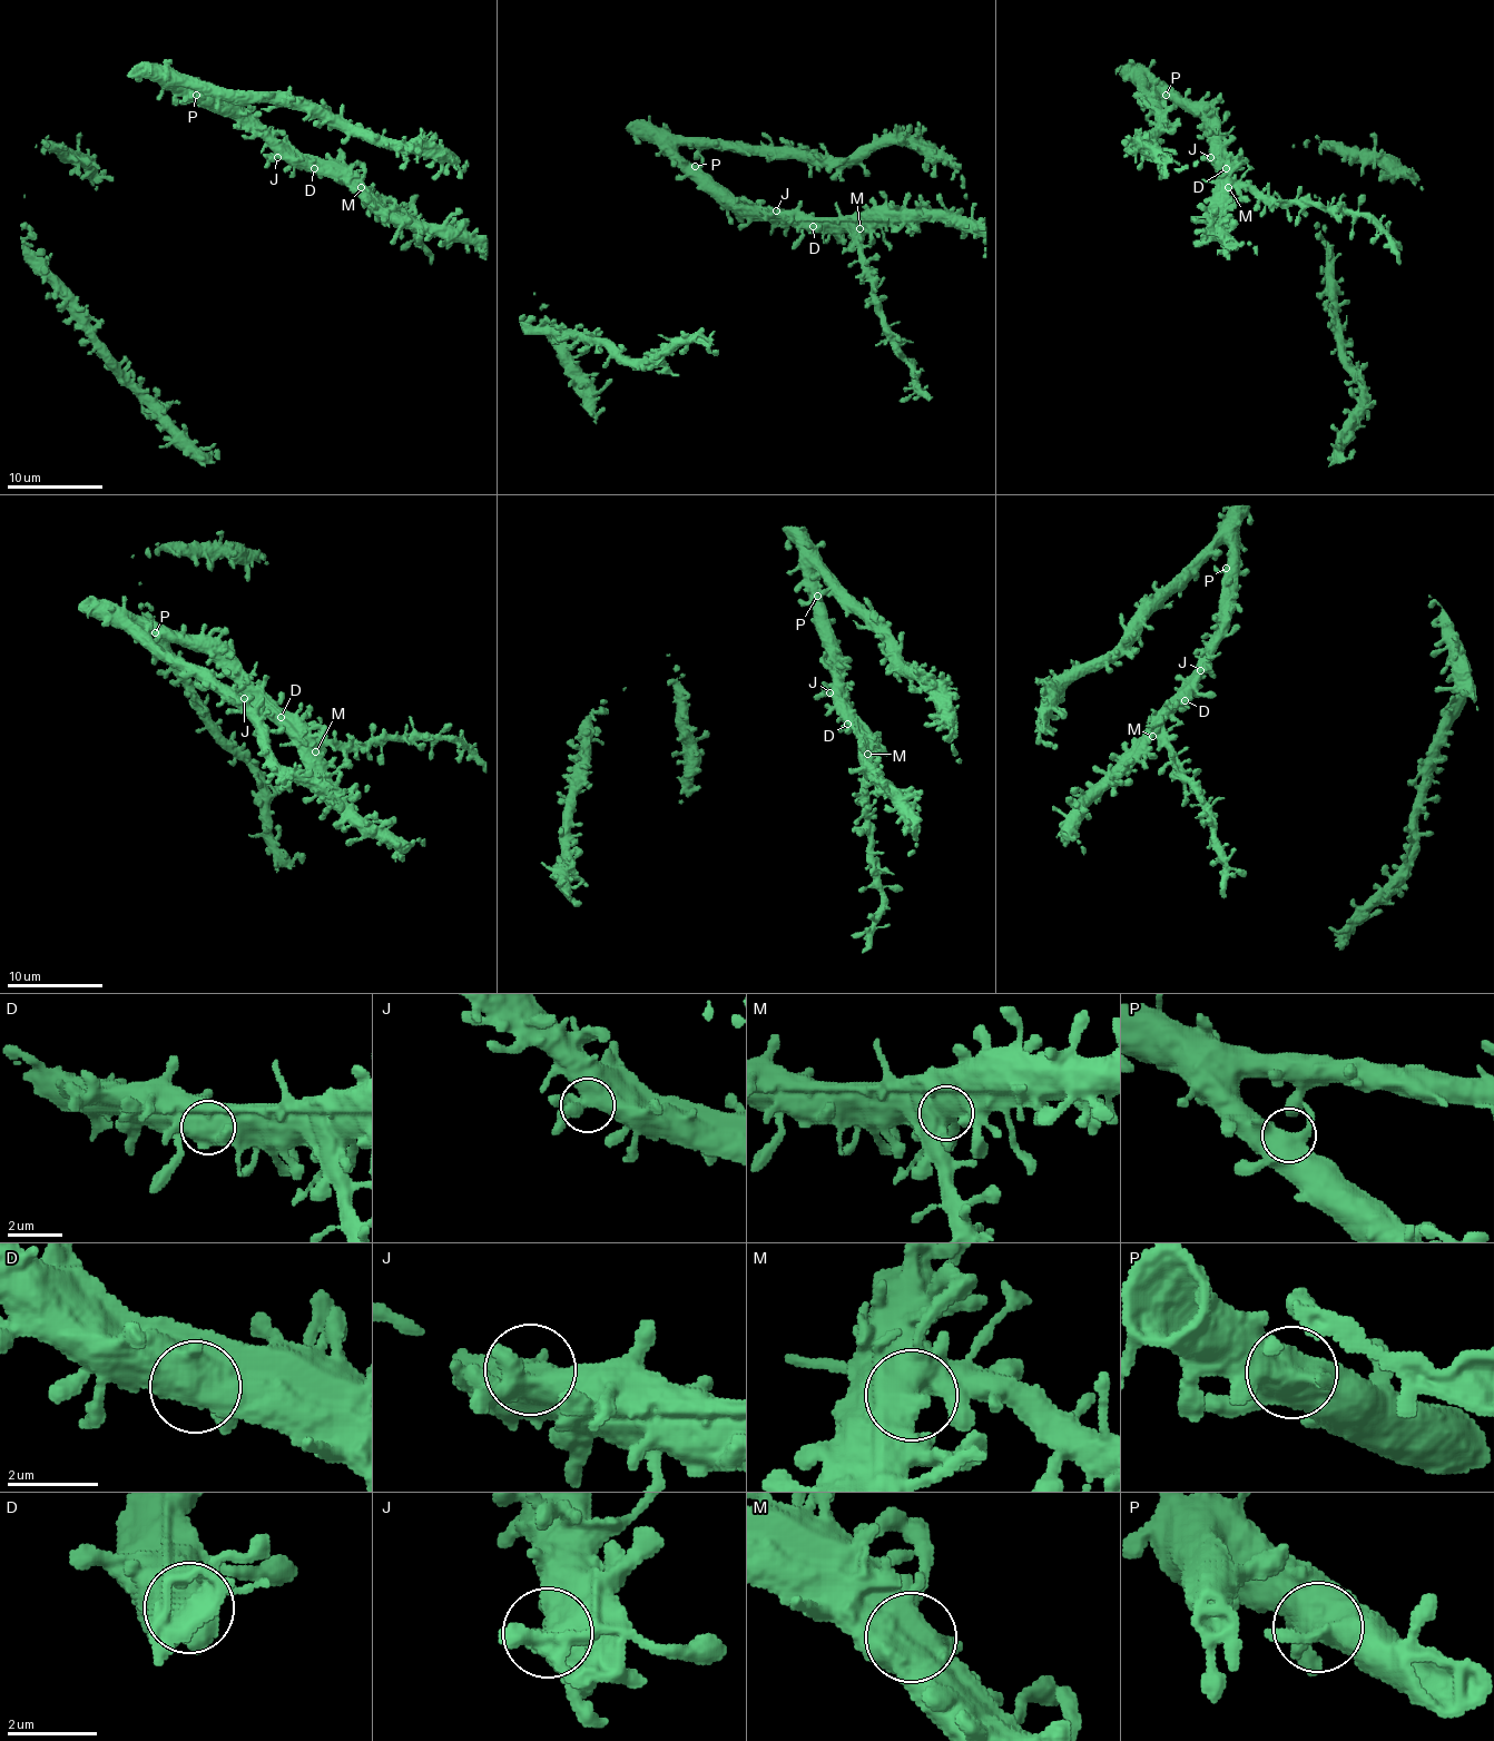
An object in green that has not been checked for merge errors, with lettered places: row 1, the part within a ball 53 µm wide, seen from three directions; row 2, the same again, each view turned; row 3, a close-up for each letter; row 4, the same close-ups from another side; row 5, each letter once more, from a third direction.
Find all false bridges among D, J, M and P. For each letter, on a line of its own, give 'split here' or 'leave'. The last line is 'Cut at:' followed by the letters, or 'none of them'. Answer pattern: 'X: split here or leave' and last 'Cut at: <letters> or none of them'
D: leave
J: leave
M: leave
P: leave
Cut at: none of them

